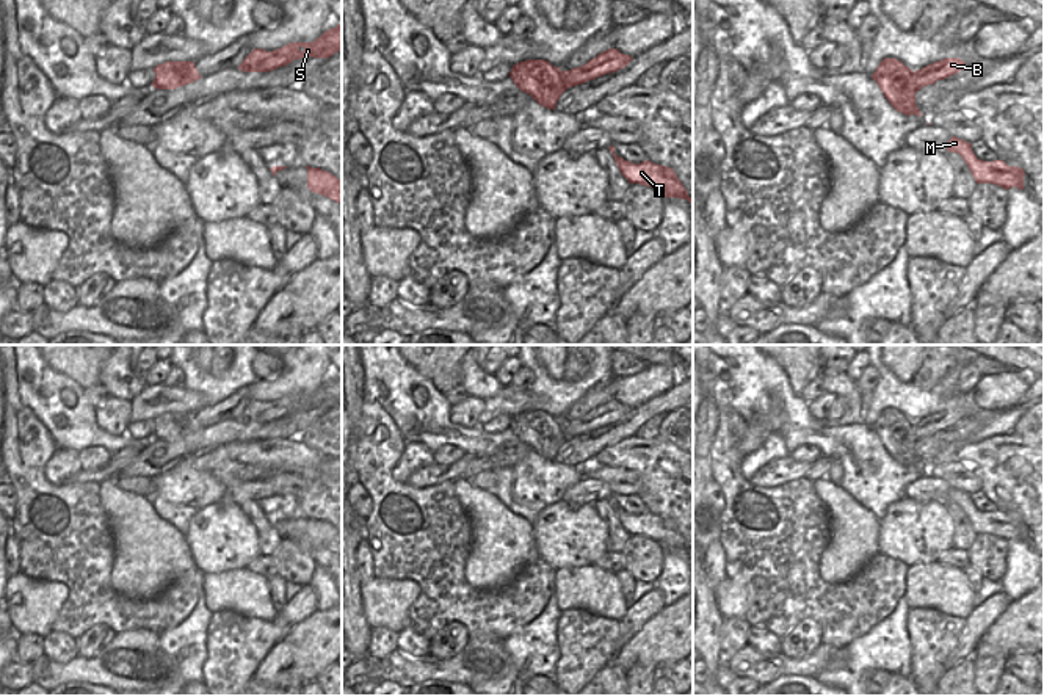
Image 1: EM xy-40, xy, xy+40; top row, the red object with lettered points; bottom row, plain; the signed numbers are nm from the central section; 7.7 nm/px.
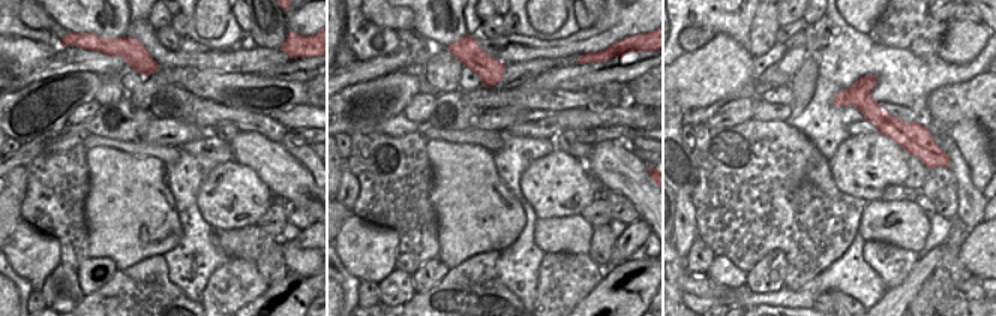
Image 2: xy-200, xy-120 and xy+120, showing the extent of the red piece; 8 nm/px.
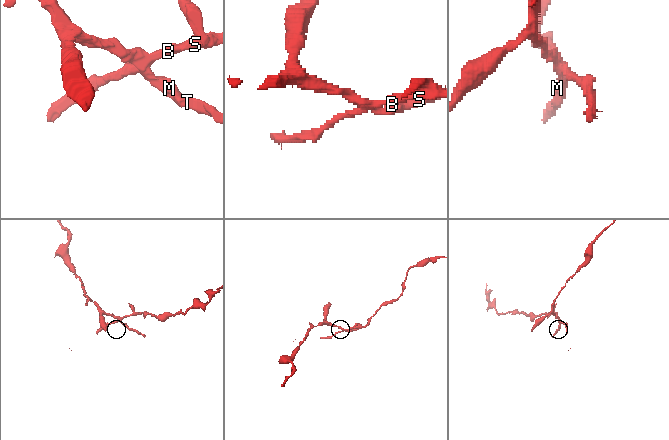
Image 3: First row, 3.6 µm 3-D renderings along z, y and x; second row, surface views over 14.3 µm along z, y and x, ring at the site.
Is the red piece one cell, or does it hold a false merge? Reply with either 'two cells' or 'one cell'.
two cells

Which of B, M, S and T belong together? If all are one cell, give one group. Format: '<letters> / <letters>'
B S / M T

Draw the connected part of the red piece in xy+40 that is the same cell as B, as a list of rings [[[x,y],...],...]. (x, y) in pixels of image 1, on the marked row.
[[[944,58],[915,71],[911,77],[890,77],[890,82],[898,89],[912,86],[915,94],[923,86],[934,85],[937,80],[948,78],[966,67],[966,63],[959,58]]]

